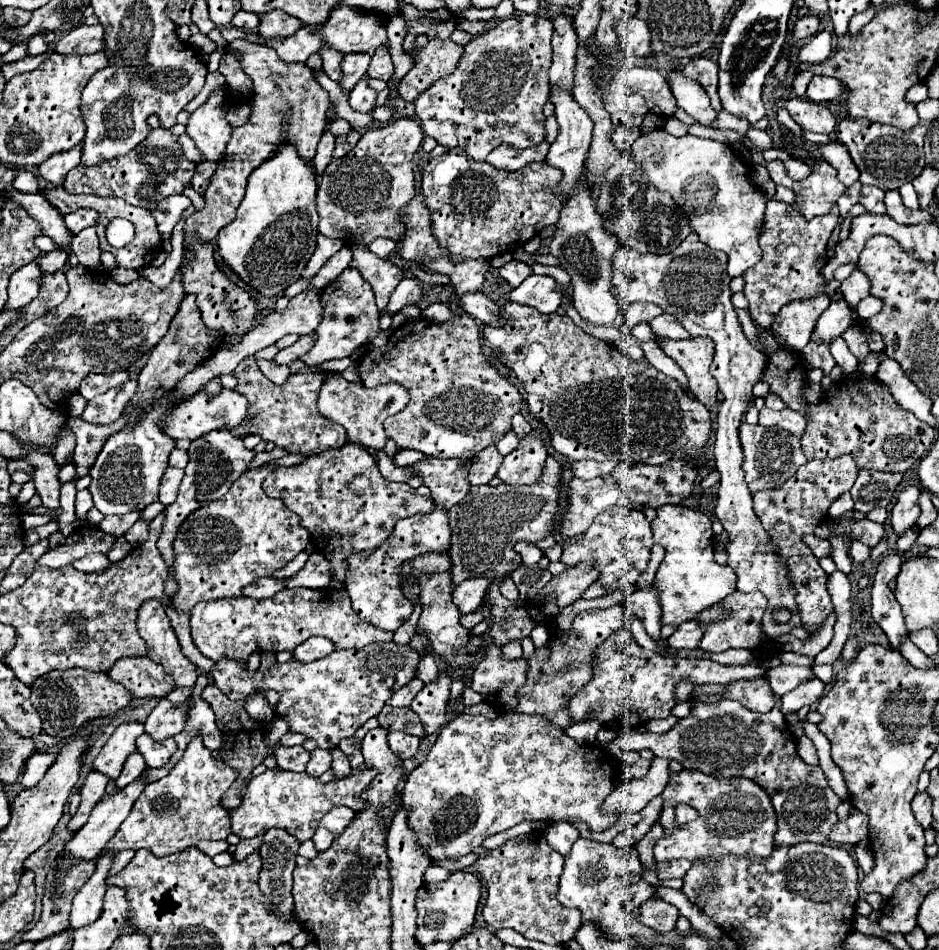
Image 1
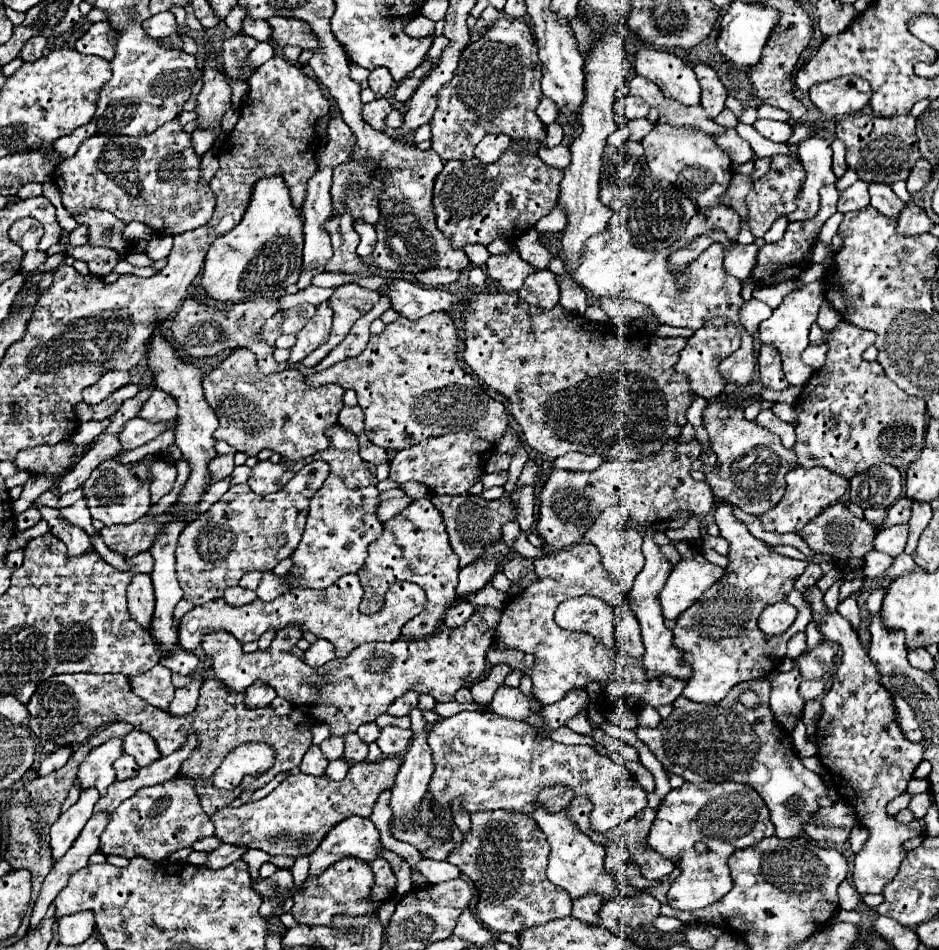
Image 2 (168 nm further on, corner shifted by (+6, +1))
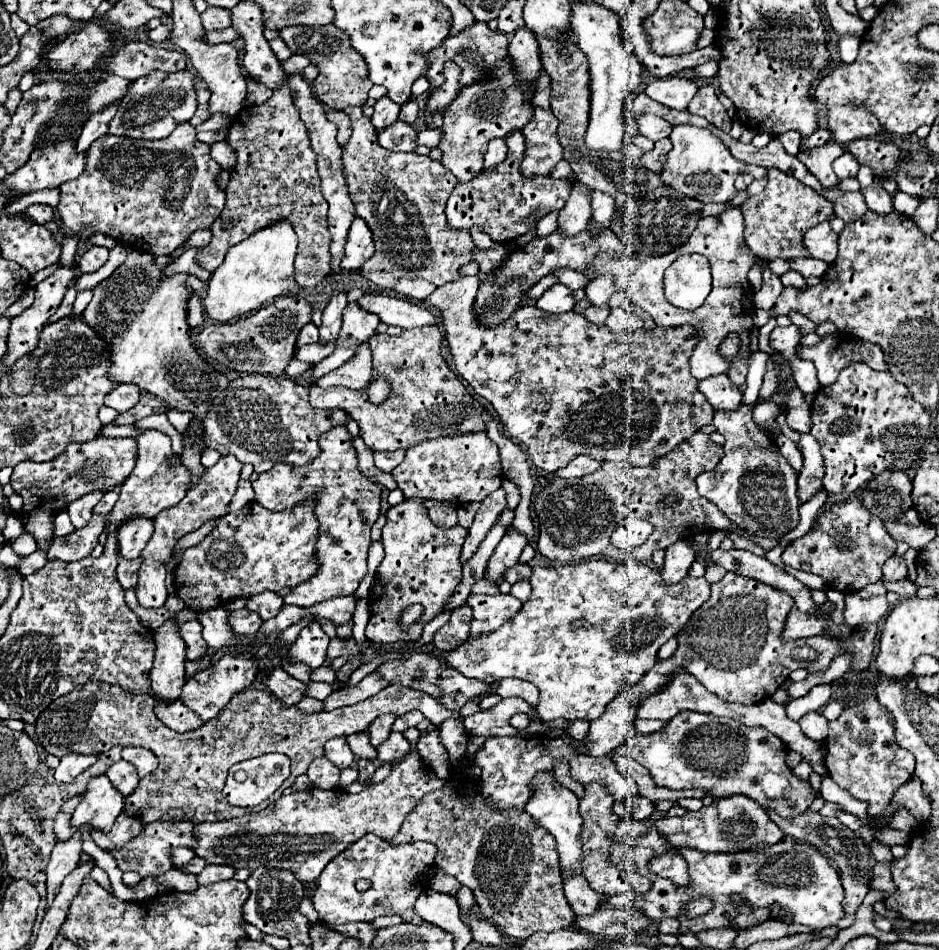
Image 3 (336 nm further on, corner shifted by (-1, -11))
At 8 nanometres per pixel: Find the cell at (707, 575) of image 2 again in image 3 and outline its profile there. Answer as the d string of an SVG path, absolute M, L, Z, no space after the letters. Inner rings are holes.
M581 560L577 564L565 564L565 566L533 566L533 576L529 578L531 582L531 596L529 600L523 604L523 608L509 620L505 622L501 628L485 634L485 636L477 636L477 638L467 638L461 646L457 646L455 650L449 650L443 654L443 660L453 666L453 670L457 672L465 672L467 678L477 678L477 680L483 680L487 682L489 686L493 686L493 682L499 682L503 678L519 678L519 680L527 680L527 682L533 682L537 688L539 688L539 694L541 694L541 700L537 704L537 714L543 722L549 722L549 720L557 720L557 718L563 718L563 720L569 720L573 722L575 718L583 718L583 720L595 720L599 718L607 704L617 696L621 694L625 688L637 684L645 672L649 672L649 668L655 666L657 662L657 650L669 640L673 638L683 626L685 622L689 620L689 616L701 608L701 604L705 604L709 600L709 582L705 578L693 578L693 576L685 576L685 580L677 582L677 584L665 584L661 578L659 571L652 570L645 564L637 564L637 562L609 562L609 560ZM573 622L583 622L581 628L573 628Z

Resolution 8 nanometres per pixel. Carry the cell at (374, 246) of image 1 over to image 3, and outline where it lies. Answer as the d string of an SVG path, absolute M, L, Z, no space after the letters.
M355 218L349 228L349 234L347 234L345 256L341 260L341 268L343 270L357 270L371 256L373 256L373 238L371 238L369 226L365 224L365 220Z

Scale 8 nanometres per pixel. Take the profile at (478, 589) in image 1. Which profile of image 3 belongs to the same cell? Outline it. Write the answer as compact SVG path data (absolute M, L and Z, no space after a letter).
M513 526L507 530L507 534L501 538L499 546L495 548L493 556L489 558L489 570L487 578L493 582L503 582L503 572L505 568L511 568L519 562L521 550L527 546L527 536L517 532Z

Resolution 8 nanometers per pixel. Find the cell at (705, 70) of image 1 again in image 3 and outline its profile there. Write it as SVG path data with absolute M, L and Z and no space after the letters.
M705 84L699 88L697 96L689 102L687 112L693 112L697 116L703 116L705 120L709 120L713 126L729 132L731 130L731 118L727 116L727 110L723 108L723 104L717 98L717 92L711 84Z

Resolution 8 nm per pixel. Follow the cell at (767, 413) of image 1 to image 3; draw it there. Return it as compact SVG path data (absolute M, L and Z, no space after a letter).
M777 434L777 436L775 436L775 444L781 448L781 454L789 460L791 468L793 468L795 472L801 472L801 466L803 466L803 456L801 456L801 452L797 450L797 446L795 446L789 438L785 438L783 434Z

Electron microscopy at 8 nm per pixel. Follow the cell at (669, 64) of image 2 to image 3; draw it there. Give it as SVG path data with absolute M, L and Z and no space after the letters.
M669 76L669 78L657 78L645 88L647 96L657 100L659 104L673 108L673 110L685 110L691 98L697 94L697 84L687 78Z

